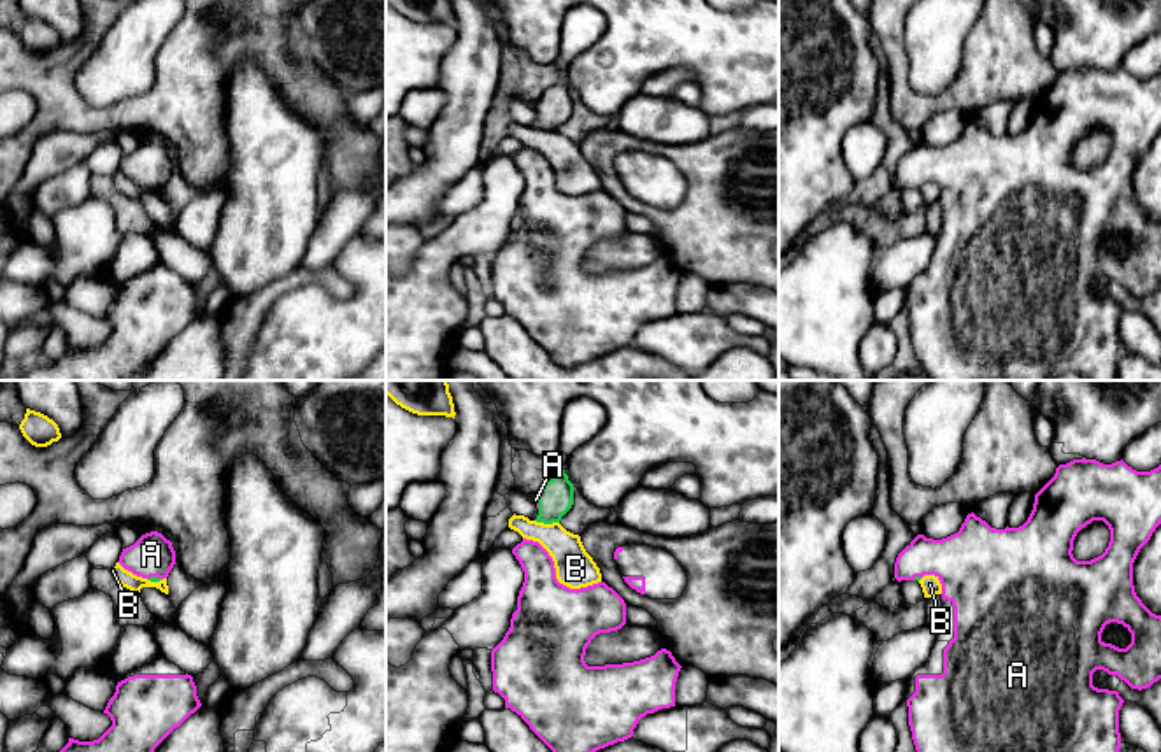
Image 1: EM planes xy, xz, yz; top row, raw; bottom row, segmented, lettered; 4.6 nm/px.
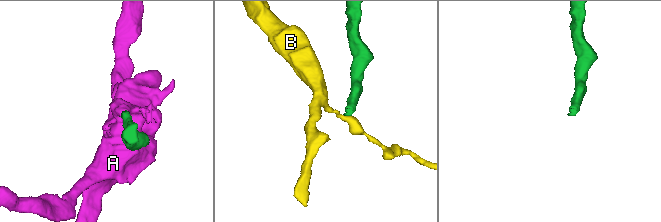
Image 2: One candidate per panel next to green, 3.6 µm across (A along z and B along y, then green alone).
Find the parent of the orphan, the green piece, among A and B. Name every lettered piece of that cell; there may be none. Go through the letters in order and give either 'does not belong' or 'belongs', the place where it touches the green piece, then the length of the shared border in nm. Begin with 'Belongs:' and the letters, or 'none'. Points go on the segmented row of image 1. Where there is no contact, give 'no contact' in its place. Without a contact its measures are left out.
Belongs: A
A: belongs; contact xy (155, 577); length 70 nm
B: does not belong; contact xz (548, 523); length 110 nm

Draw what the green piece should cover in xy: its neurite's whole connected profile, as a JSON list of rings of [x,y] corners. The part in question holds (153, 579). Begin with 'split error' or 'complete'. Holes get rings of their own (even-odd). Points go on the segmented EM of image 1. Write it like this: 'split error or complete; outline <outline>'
split error; outline [[[151,531],[123,549],[118,563],[137,577],[160,582],[174,568],[175,550],[161,533]]]

